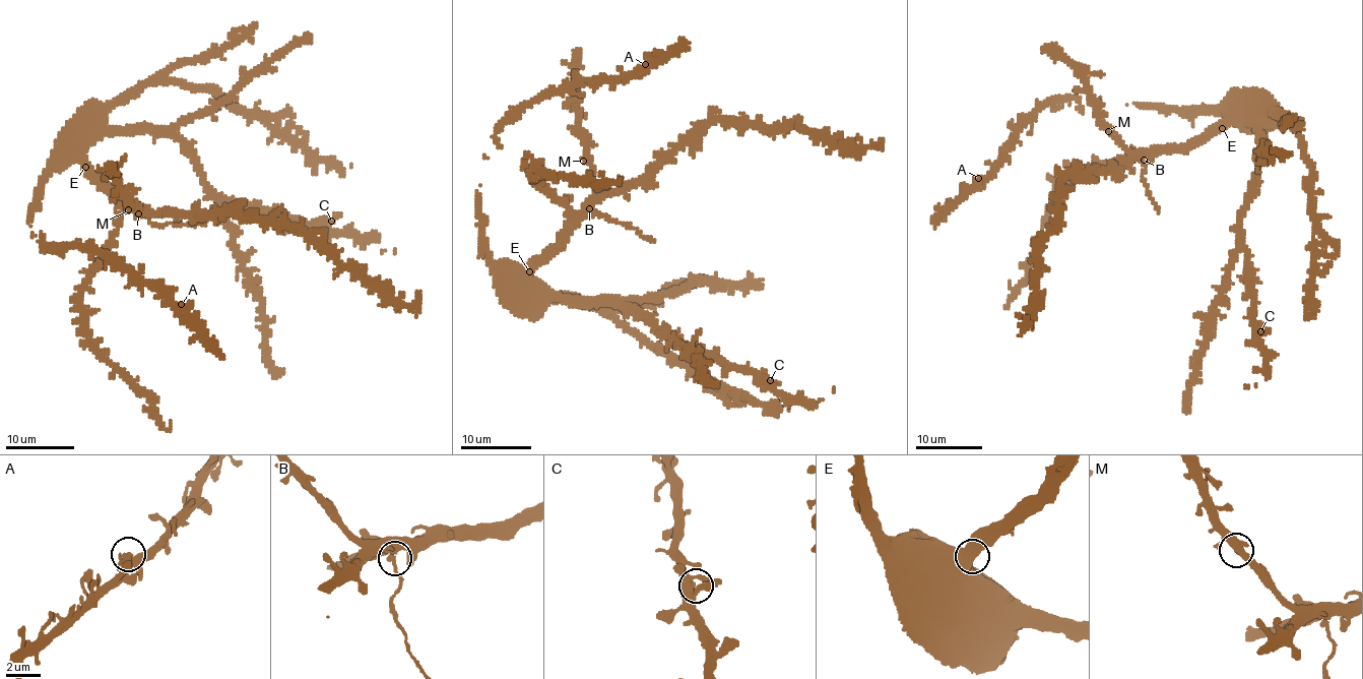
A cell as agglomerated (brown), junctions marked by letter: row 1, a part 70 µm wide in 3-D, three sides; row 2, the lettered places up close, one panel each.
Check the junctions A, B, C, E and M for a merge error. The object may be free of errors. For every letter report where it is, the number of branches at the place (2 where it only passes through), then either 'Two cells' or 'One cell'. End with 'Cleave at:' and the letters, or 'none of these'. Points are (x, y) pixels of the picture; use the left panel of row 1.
A: Place: (181, 304). Branches: 2. One cell
B: Place: (138, 213). Branches: 2. Two cells
C: Place: (331, 221). Branches: 2. One cell
E: Place: (85, 167). Branches: 2. One cell
M: Place: (128, 209). Branches: 2. One cell
Cleave at: B

